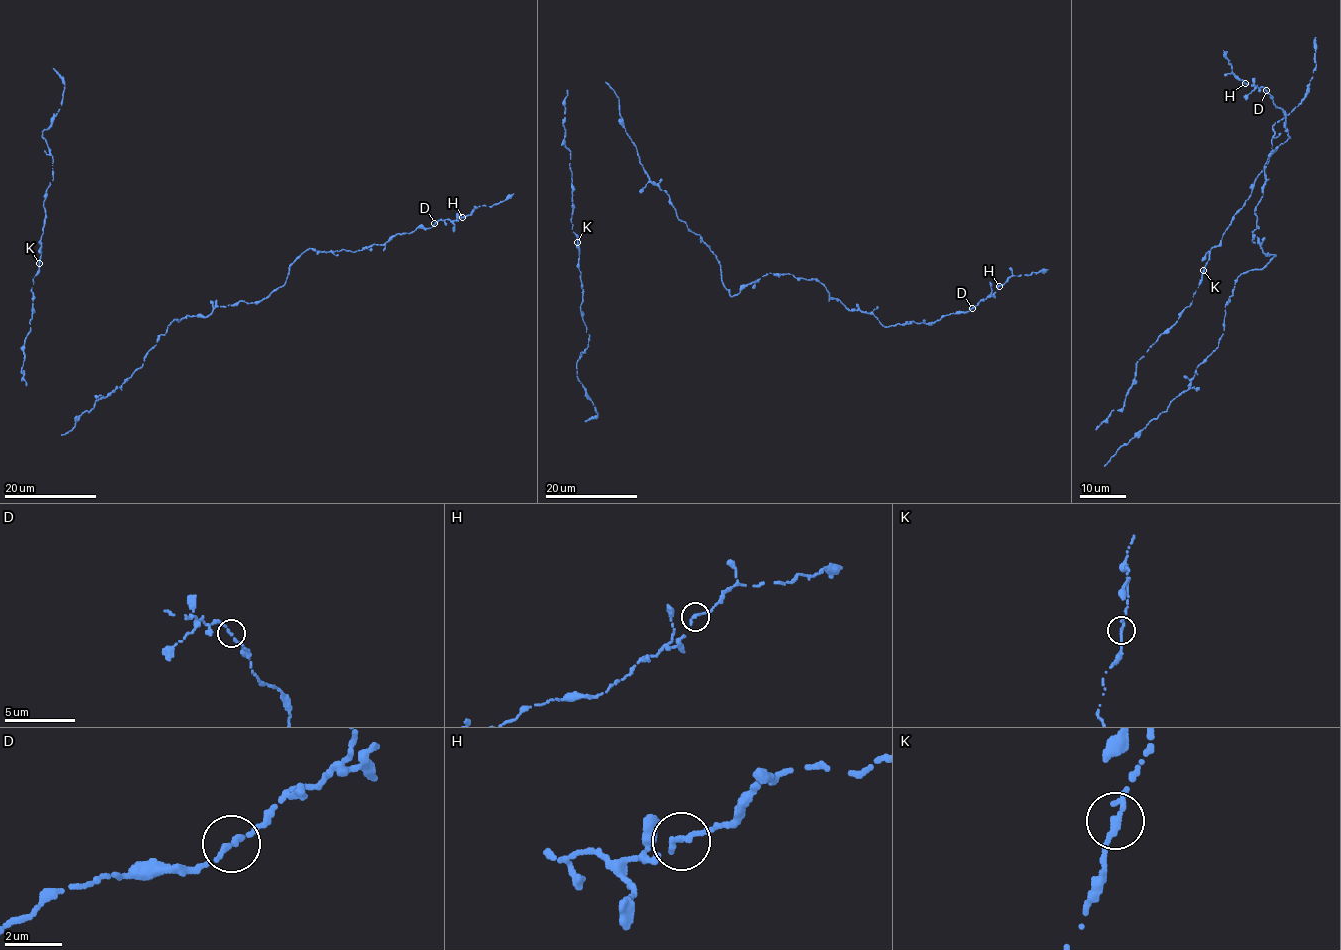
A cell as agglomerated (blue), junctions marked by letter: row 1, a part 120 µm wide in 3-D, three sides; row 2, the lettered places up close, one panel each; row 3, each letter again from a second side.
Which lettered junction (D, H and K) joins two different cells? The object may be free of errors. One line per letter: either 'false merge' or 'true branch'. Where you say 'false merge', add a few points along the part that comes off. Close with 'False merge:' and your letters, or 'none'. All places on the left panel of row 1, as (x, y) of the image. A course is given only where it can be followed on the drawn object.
D: true branch
H: true branch
K: true branch
False merge: none

